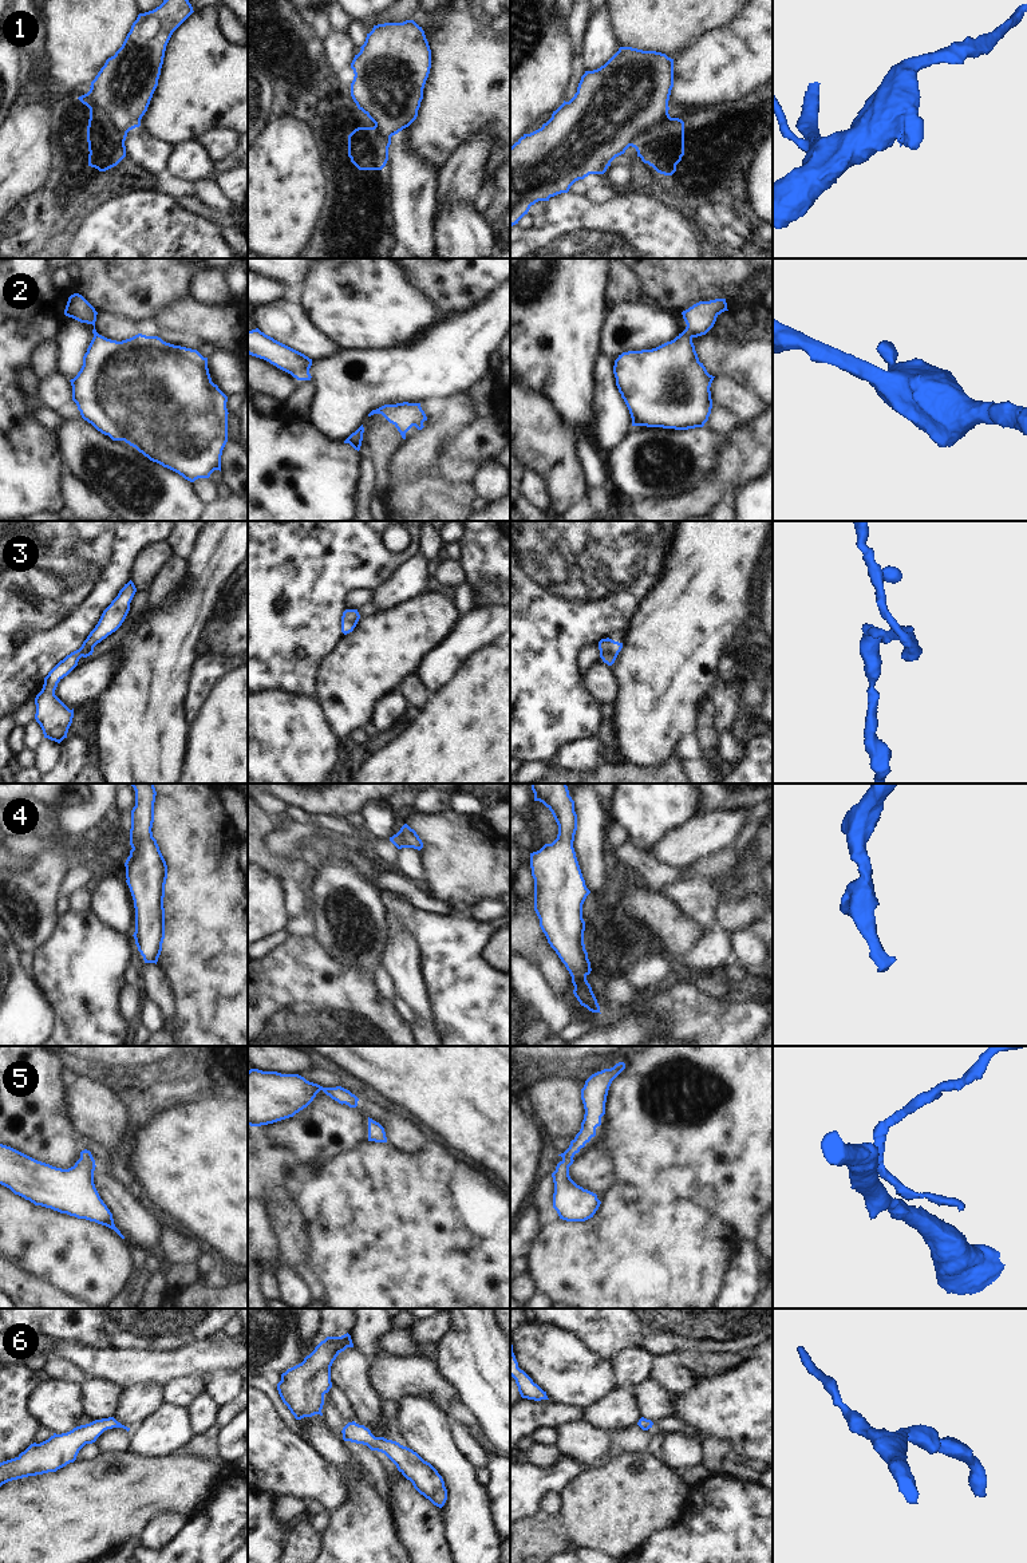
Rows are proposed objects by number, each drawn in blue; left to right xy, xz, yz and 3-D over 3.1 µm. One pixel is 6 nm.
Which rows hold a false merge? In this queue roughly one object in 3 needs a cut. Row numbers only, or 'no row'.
no row

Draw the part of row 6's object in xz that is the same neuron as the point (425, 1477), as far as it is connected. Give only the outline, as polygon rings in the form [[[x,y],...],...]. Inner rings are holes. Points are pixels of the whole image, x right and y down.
[[[355,1421],[348,1422],[343,1430],[343,1440],[367,1445],[371,1450],[384,1453],[398,1471],[412,1483],[414,1488],[442,1508],[447,1500],[447,1489],[438,1471],[424,1461],[412,1449],[384,1437],[375,1437],[368,1428]]]

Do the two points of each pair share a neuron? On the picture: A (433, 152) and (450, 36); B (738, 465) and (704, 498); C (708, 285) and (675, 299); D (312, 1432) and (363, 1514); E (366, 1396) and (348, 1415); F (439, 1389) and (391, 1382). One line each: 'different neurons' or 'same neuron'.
A: same neuron
B: same neuron
C: same neuron
D: same neuron
E: different neurons
F: same neuron

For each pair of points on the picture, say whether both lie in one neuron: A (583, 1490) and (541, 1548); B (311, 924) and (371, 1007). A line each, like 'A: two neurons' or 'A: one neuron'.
A: two neurons
B: two neurons

